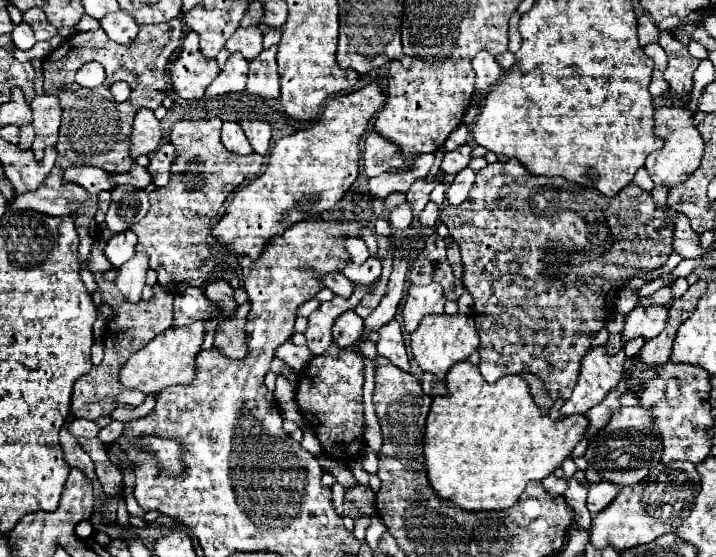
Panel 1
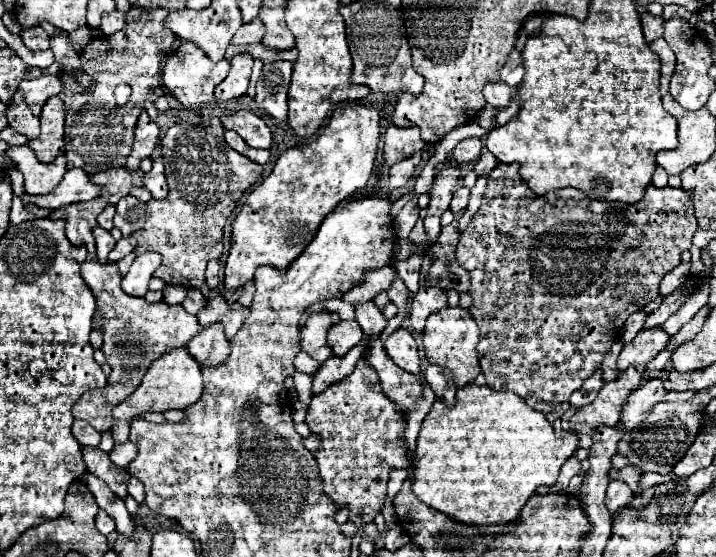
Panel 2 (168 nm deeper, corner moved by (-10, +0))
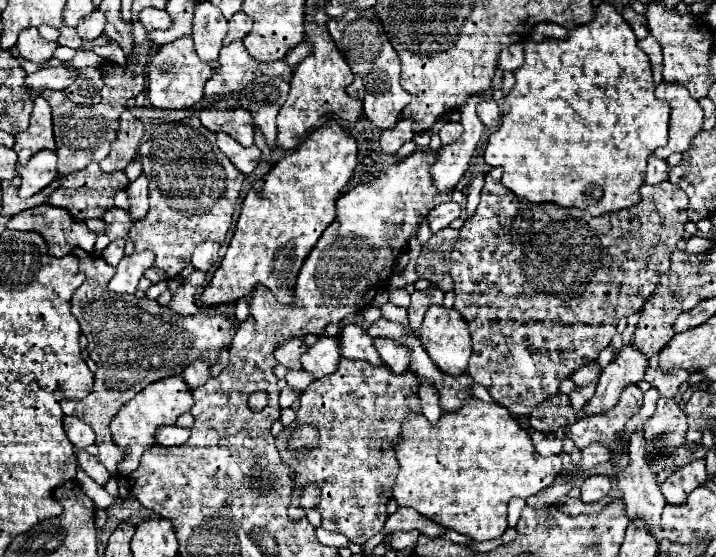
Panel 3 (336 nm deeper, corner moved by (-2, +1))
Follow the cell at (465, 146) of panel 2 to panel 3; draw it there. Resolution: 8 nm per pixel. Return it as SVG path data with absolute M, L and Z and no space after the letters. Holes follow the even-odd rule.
M446 122L440 128L440 138L442 138L442 146L448 146L452 142L456 142L462 134L462 124L460 122Z

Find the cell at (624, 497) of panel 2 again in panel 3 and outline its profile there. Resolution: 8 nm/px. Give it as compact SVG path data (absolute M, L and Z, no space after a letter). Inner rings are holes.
M594 474L594 476L588 476L580 488L580 500L590 504L590 502L596 502L600 500L602 496L606 496L610 492L610 480L602 474Z

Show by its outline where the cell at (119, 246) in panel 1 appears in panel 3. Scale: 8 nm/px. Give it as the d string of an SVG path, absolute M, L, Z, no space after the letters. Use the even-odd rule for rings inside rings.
M114 240L110 242L110 246L102 252L102 258L110 264L110 266L118 266L120 260L124 258L124 240Z

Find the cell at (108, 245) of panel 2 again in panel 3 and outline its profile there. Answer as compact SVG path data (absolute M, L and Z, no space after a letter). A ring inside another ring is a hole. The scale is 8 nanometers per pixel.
M44 204L12 216L6 228L38 232L48 244L48 254L54 258L62 258L74 248L92 252L96 242L96 234L90 232L84 222L74 220L64 210L48 208Z

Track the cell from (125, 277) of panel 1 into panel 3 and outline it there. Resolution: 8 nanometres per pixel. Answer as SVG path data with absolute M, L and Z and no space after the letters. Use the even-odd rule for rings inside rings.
M152 250L134 252L130 256L124 256L124 260L116 266L116 274L110 280L108 288L120 294L134 294L138 280L144 276L146 268L150 268L154 262Z

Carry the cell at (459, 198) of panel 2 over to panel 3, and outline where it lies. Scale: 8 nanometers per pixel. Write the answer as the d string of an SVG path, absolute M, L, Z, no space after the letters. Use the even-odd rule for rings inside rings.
M444 202L438 204L430 214L428 214L428 224L430 224L430 232L436 234L442 228L448 228L456 218L460 218L462 208L456 202Z

